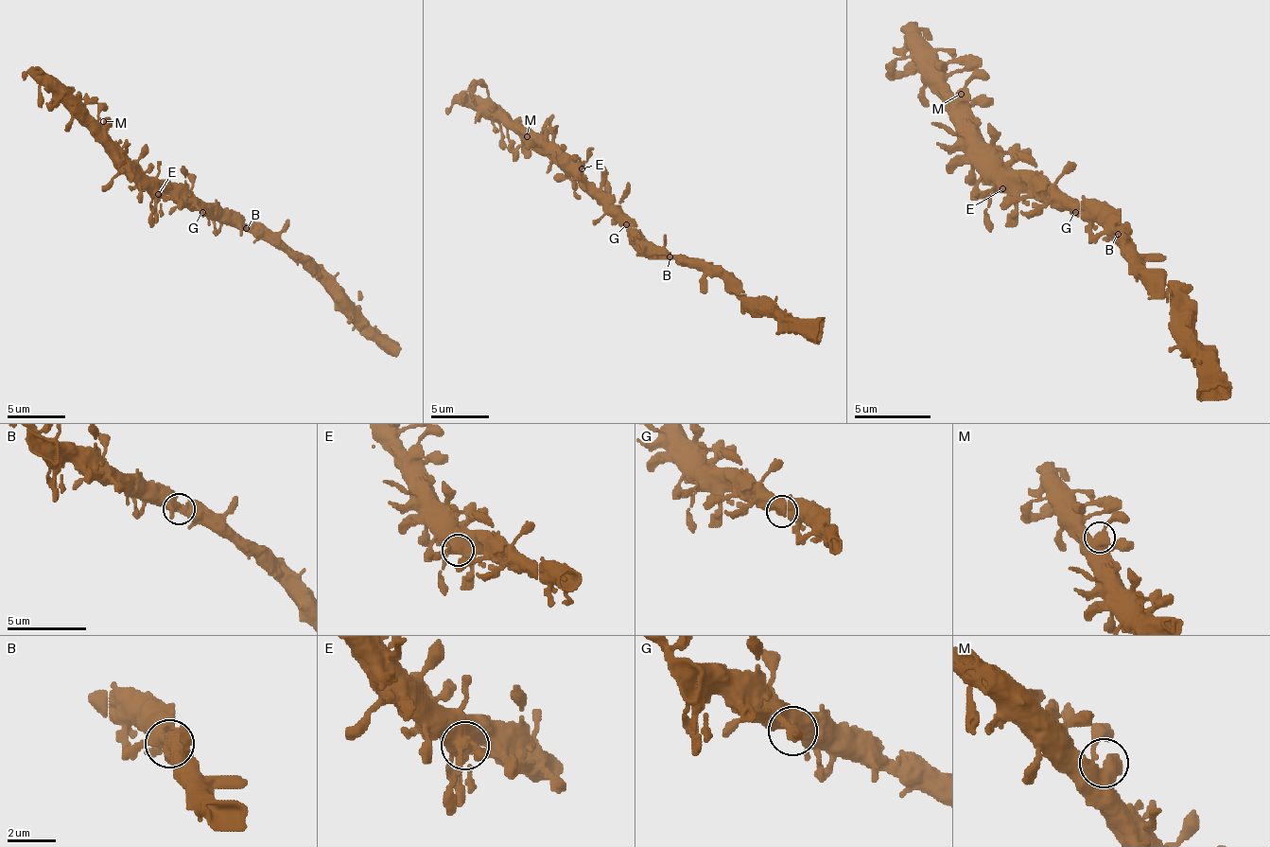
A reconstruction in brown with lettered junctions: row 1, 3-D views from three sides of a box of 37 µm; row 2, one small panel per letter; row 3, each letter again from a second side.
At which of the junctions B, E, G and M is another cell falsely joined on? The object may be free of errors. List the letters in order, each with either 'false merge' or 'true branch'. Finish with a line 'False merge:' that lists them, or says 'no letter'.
B: true branch
E: true branch
G: true branch
M: true branch
False merge: no letter

